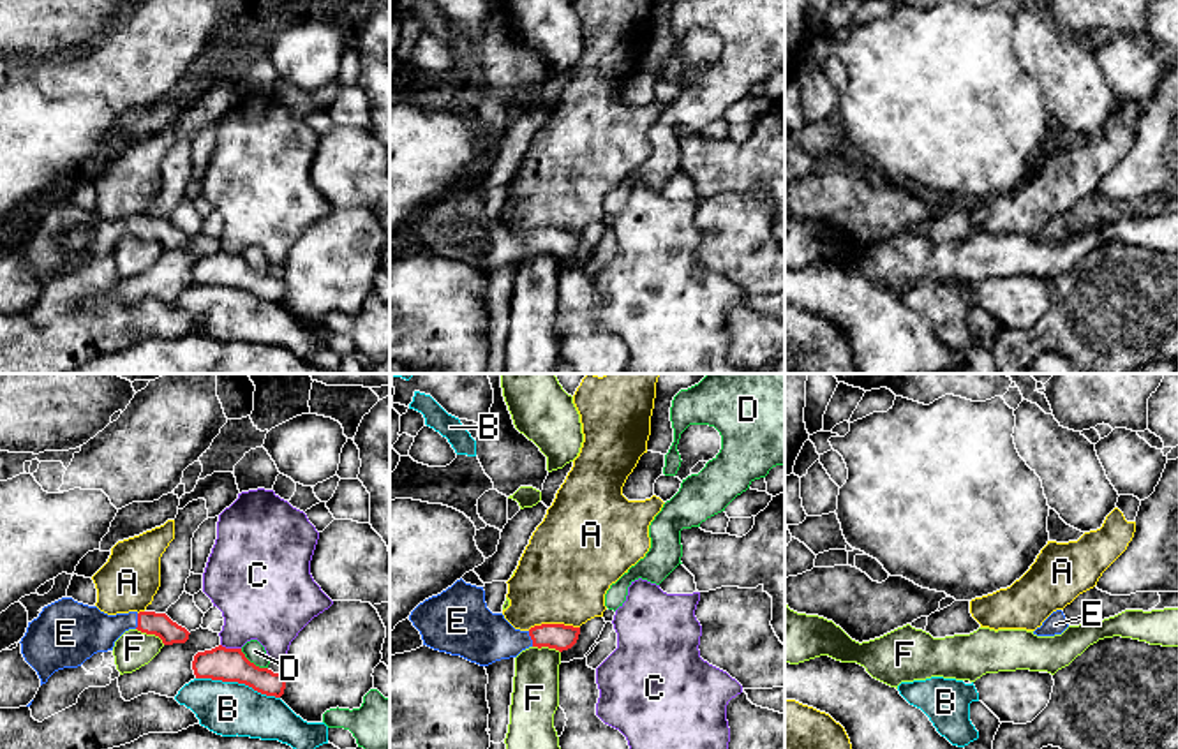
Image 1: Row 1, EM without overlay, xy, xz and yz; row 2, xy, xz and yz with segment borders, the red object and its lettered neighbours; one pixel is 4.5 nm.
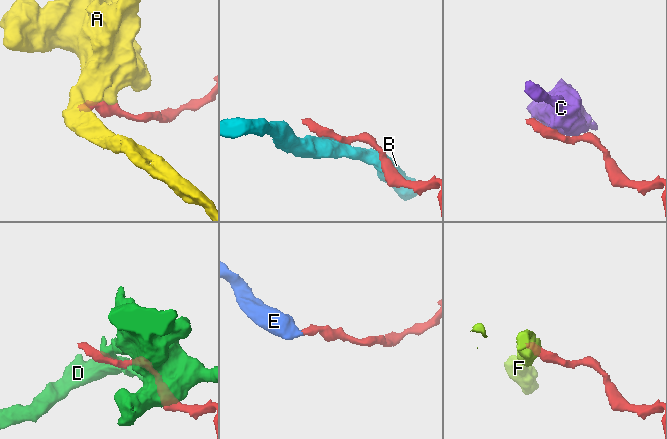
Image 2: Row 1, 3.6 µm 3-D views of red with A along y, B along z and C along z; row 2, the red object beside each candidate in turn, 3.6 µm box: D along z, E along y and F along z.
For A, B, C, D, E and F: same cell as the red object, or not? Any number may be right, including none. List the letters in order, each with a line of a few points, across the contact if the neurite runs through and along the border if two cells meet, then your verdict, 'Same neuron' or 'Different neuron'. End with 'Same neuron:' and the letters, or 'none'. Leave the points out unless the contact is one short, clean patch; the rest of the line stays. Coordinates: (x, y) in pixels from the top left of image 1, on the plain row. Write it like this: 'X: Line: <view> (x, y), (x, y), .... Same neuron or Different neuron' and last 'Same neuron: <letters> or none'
A: Different neuron
B: Different neuron
C: Line: xy (221, 249), (240, 254). Different neuron
D: Different neuron
E: Line: xy (150, 228), (138, 226), (85, 235). Same neuron
F: Line: xy (136, 233), (154, 238), (164, 249). Different neuron
Same neuron: E

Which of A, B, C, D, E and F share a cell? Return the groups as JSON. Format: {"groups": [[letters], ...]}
{"groups": [["A"], ["B"], ["C"], ["D"], ["E"], ["F"]]}

